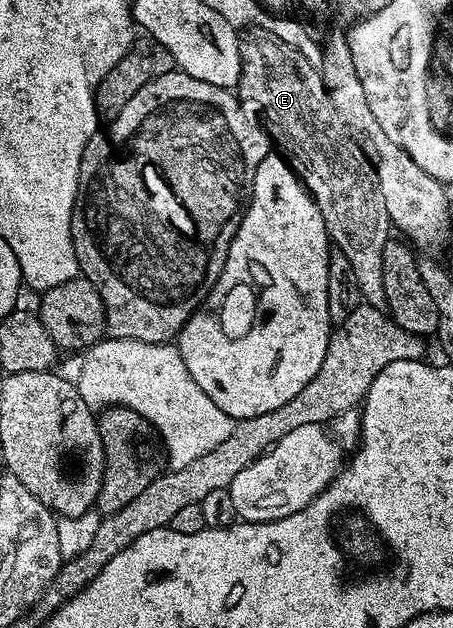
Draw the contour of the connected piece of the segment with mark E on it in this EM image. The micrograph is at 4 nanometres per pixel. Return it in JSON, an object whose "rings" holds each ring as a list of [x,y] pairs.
{"rings":[[[250,30],[241,37],[238,56],[242,59],[242,69],[238,75],[236,95],[242,103],[247,116],[260,122],[270,143],[284,157],[287,164],[305,184],[313,196],[320,214],[324,218],[326,233],[329,234],[333,247],[348,258],[352,271],[356,273],[356,283],[360,286],[363,301],[373,308],[386,308],[384,294],[384,246],[391,239],[391,222],[388,210],[384,206],[384,194],[380,194],[380,186],[376,182],[376,174],[364,158],[360,146],[344,130],[344,122],[336,115],[332,102],[328,102],[328,90],[324,90],[324,82],[319,69],[313,68],[292,46],[280,42],[269,32]]]}

